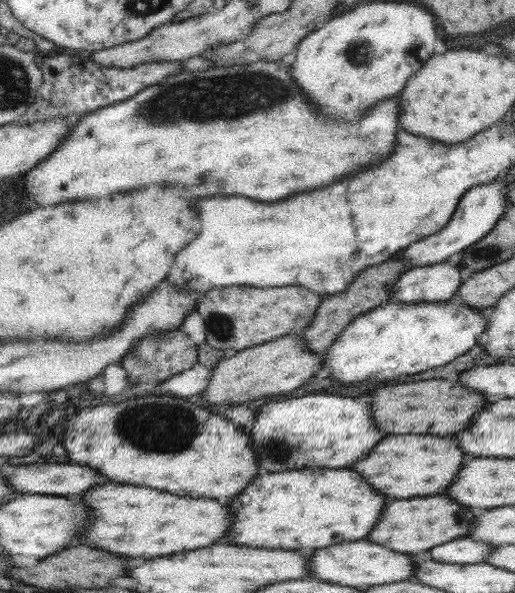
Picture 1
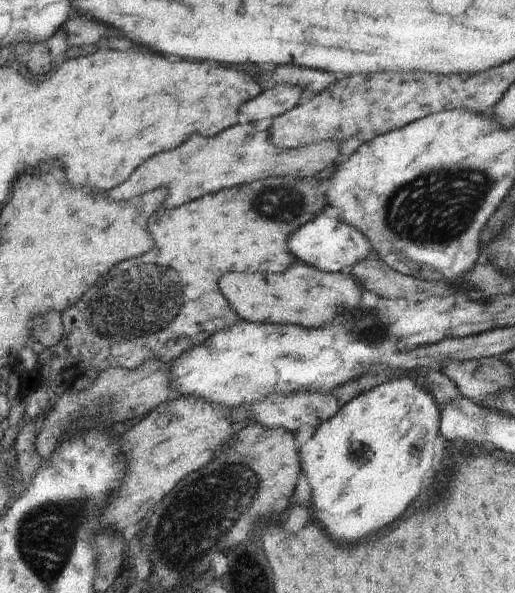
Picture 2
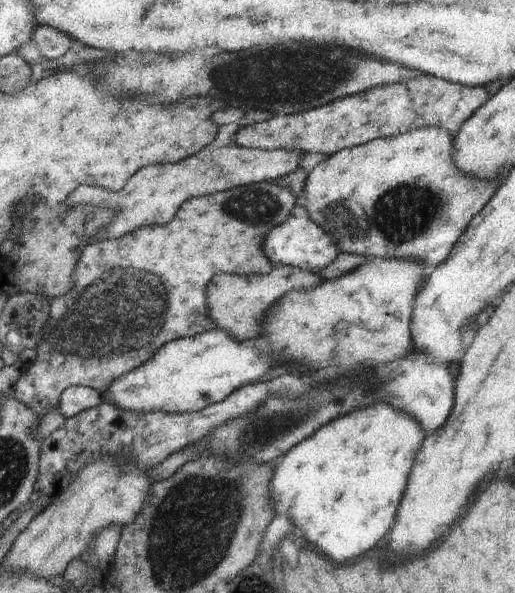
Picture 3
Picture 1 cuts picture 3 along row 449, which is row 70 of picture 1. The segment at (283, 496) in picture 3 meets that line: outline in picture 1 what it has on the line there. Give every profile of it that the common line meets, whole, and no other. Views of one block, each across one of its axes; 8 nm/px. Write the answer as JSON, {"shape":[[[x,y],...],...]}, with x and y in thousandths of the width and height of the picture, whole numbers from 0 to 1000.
{"shape":[[[726,3],[695,10],[668,27],[649,27],[621,47],[596,57],[579,74],[575,96],[563,111],[563,126],[586,147],[594,167],[614,172],[637,199],[691,202],[718,180],[777,159],[792,132],[812,121],[843,91],[843,71],[850,64],[843,27],[804,7],[784,3]]]}

